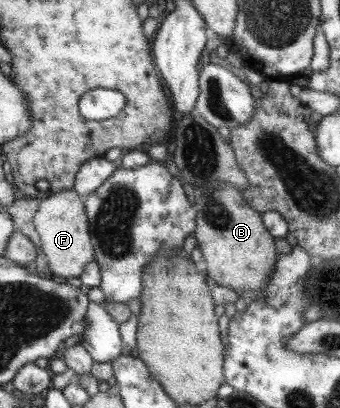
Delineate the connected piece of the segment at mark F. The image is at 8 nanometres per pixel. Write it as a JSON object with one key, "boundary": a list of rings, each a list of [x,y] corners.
{"boundary":[[[63,190],[46,200],[34,216],[37,232],[41,236],[41,249],[48,258],[50,270],[60,277],[80,277],[85,266],[96,259],[96,249],[93,247],[92,227],[86,219],[84,203],[80,195],[73,190]]]}

